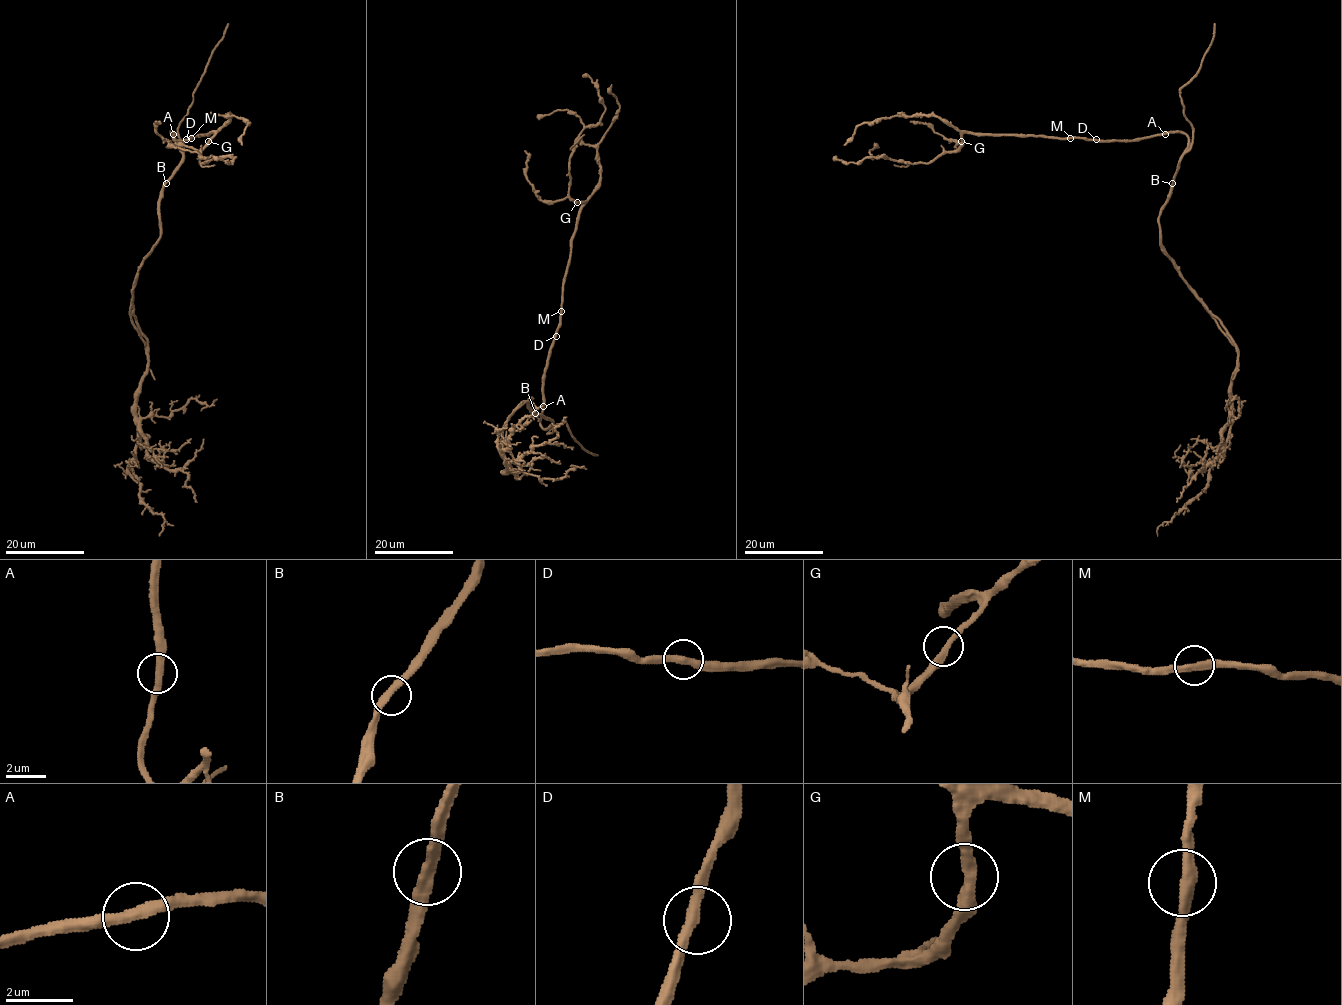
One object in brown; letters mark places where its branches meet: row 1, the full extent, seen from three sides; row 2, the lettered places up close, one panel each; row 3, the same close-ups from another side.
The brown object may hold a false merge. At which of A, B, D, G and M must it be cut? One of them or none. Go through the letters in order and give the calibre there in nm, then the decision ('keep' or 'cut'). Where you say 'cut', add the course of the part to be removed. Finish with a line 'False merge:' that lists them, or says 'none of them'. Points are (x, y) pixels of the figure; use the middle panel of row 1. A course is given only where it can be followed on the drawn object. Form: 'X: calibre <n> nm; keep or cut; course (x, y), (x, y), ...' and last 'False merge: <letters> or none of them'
A: calibre 360 nm; keep
B: calibre 360 nm; keep
D: calibre 320 nm; keep
G: calibre 340 nm; keep
M: calibre 320 nm; keep
False merge: none of them

